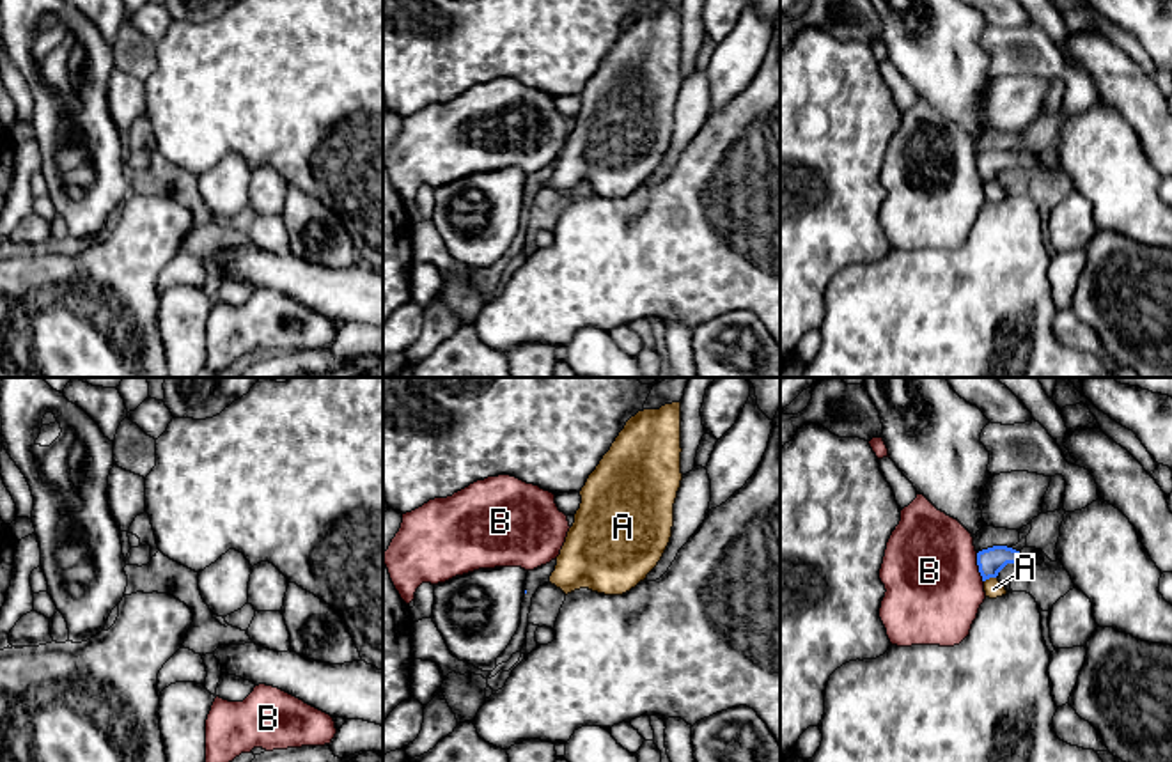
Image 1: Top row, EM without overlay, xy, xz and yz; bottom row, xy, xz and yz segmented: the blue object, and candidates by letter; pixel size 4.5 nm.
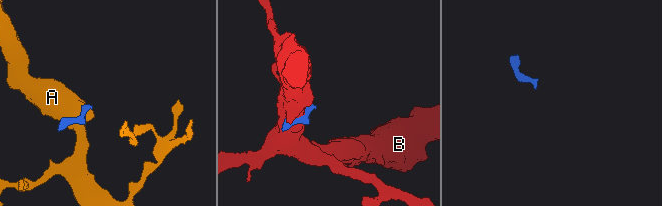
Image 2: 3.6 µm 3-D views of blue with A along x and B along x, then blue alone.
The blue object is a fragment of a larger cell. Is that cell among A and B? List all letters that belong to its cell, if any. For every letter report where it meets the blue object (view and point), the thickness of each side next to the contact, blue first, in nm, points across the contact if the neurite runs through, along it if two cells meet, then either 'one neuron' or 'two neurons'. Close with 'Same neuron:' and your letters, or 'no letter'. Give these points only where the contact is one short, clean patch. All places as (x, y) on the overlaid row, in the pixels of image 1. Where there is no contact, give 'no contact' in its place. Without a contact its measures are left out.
A: meets blue in yz at (990, 576); 120 nm thick on the blue side, 90 nm on the other; border along yz (995, 576), (984, 582); two neurons
B: meets blue in yz at (979, 567); 120 nm thick on the blue side, 440 nm on the other; two neurons
Same neuron: no letter

